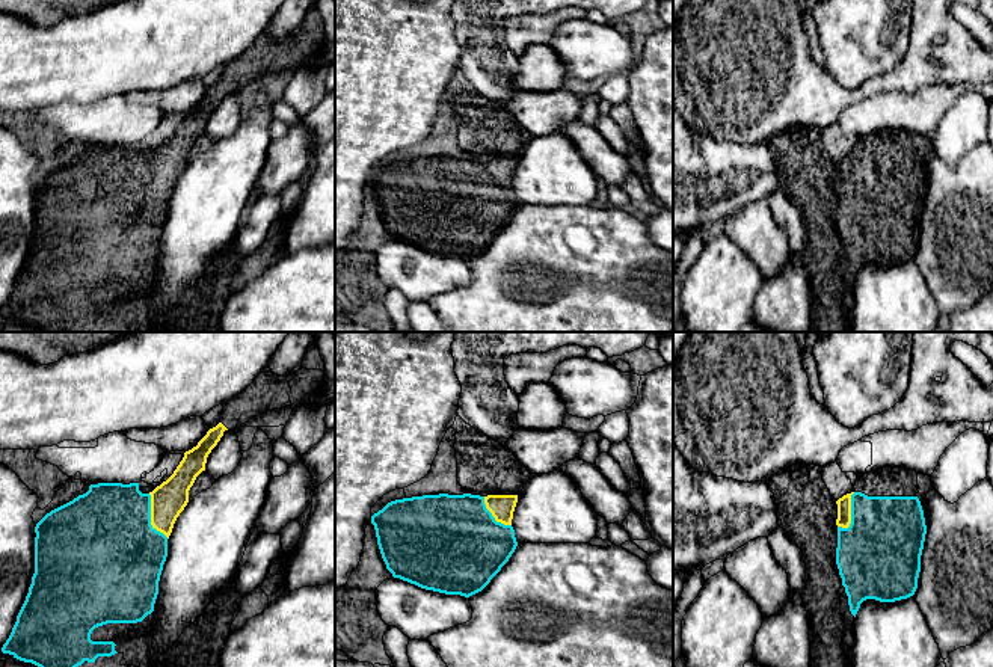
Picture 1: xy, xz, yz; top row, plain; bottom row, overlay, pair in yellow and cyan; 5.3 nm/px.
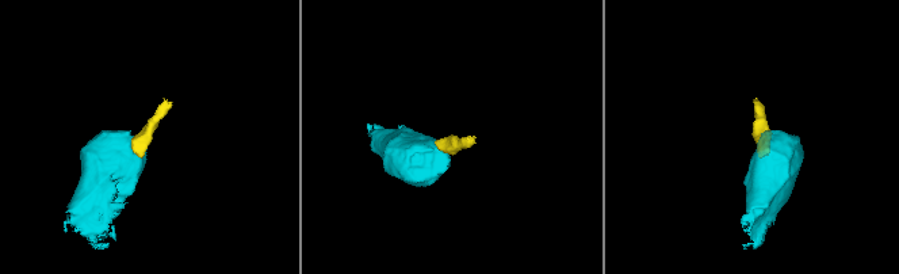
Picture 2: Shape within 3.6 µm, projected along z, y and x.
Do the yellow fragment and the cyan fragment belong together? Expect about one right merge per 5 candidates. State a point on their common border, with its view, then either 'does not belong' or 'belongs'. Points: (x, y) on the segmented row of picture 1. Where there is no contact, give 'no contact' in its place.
xy (151, 518) | belongs

